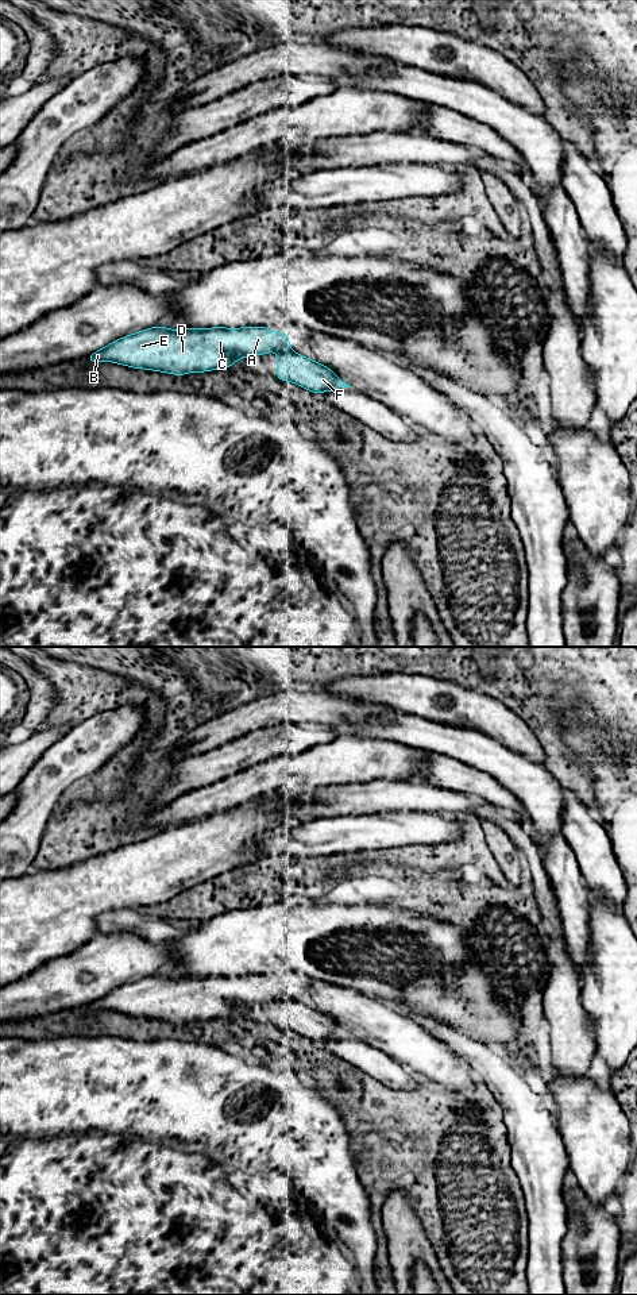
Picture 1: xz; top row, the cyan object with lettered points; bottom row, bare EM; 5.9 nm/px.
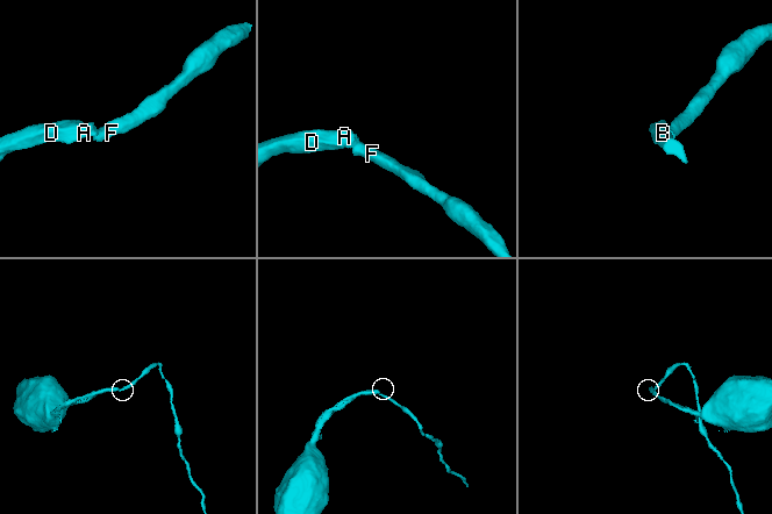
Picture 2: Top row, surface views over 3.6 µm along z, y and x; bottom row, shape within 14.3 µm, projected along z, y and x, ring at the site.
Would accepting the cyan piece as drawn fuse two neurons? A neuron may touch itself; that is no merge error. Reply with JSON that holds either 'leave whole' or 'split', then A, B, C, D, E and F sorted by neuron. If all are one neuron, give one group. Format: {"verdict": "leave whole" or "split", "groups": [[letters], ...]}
{"verdict": "split", "groups": [["A", "B", "C", "D", "E"], ["F"]]}

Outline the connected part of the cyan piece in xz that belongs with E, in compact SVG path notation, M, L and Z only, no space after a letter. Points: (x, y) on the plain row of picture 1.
M151 975L120 986L88 1005L89 1011L117 1013L174 1024L229 1017L236 1009L290 998L287 982L267 975Z

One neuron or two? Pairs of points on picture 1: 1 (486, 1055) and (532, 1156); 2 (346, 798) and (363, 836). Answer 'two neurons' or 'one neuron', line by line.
1: one neuron
2: two neurons

